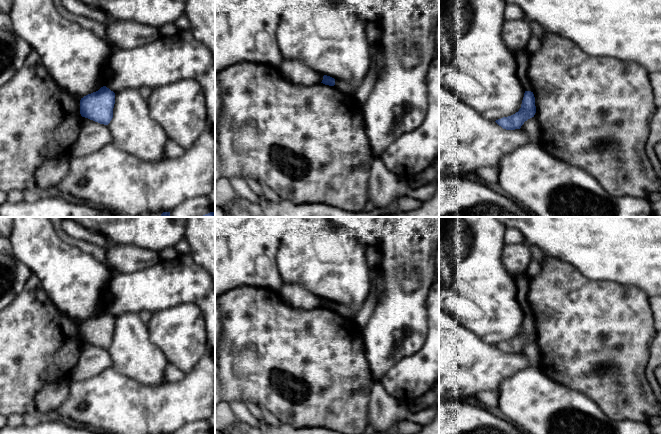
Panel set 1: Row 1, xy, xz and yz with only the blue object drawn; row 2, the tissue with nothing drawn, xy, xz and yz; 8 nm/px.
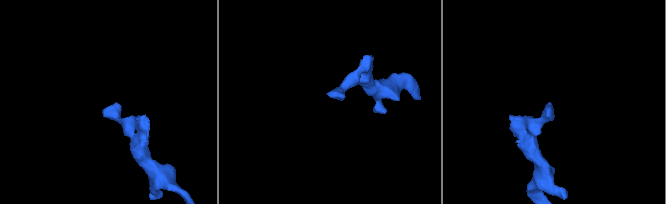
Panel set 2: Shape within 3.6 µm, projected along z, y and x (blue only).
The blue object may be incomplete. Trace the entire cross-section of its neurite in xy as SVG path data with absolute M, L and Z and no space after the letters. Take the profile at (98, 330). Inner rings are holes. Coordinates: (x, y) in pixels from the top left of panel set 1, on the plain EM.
M106 310L80 324L80 338L100 348L108 349L113 342L115 317Z

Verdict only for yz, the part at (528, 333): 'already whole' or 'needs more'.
already whole

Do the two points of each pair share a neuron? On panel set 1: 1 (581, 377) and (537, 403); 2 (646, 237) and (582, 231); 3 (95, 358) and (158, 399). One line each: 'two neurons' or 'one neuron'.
1: two neurons
2: one neuron
3: two neurons

